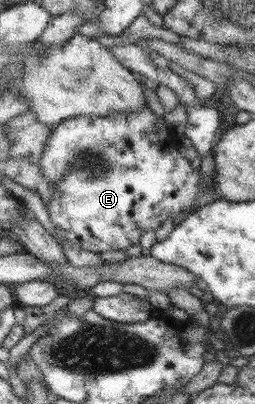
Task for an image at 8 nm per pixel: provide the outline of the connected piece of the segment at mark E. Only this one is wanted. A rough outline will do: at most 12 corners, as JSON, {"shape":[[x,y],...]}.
{"shape":[[143,106],[52,129],[61,239],[126,251],[217,201]]}

